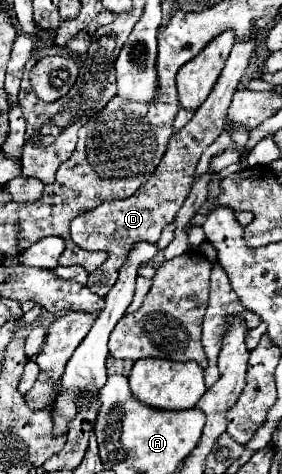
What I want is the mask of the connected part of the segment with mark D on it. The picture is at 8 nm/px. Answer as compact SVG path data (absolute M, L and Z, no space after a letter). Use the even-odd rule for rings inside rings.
M256 39L234 43L232 53L226 61L226 67L224 67L218 83L214 85L210 97L194 113L192 121L182 131L178 131L176 135L170 137L166 153L158 165L158 169L142 185L142 189L138 189L138 193L134 193L130 199L120 199L120 201L110 201L110 203L106 201L98 209L82 213L72 221L70 237L76 245L84 245L84 249L88 249L88 251L100 251L102 249L108 253L108 259L104 261L104 265L94 269L88 277L88 287L96 295L104 297L112 289L112 285L116 283L118 271L128 257L128 251L134 247L136 241L156 243L162 229L174 221L178 209L182 207L184 199L190 193L190 185L194 181L194 169L196 169L200 155L224 131L226 109L230 105L230 97L238 89L238 83L240 83L240 79L248 67L248 59L254 53L254 49L256 49Z

